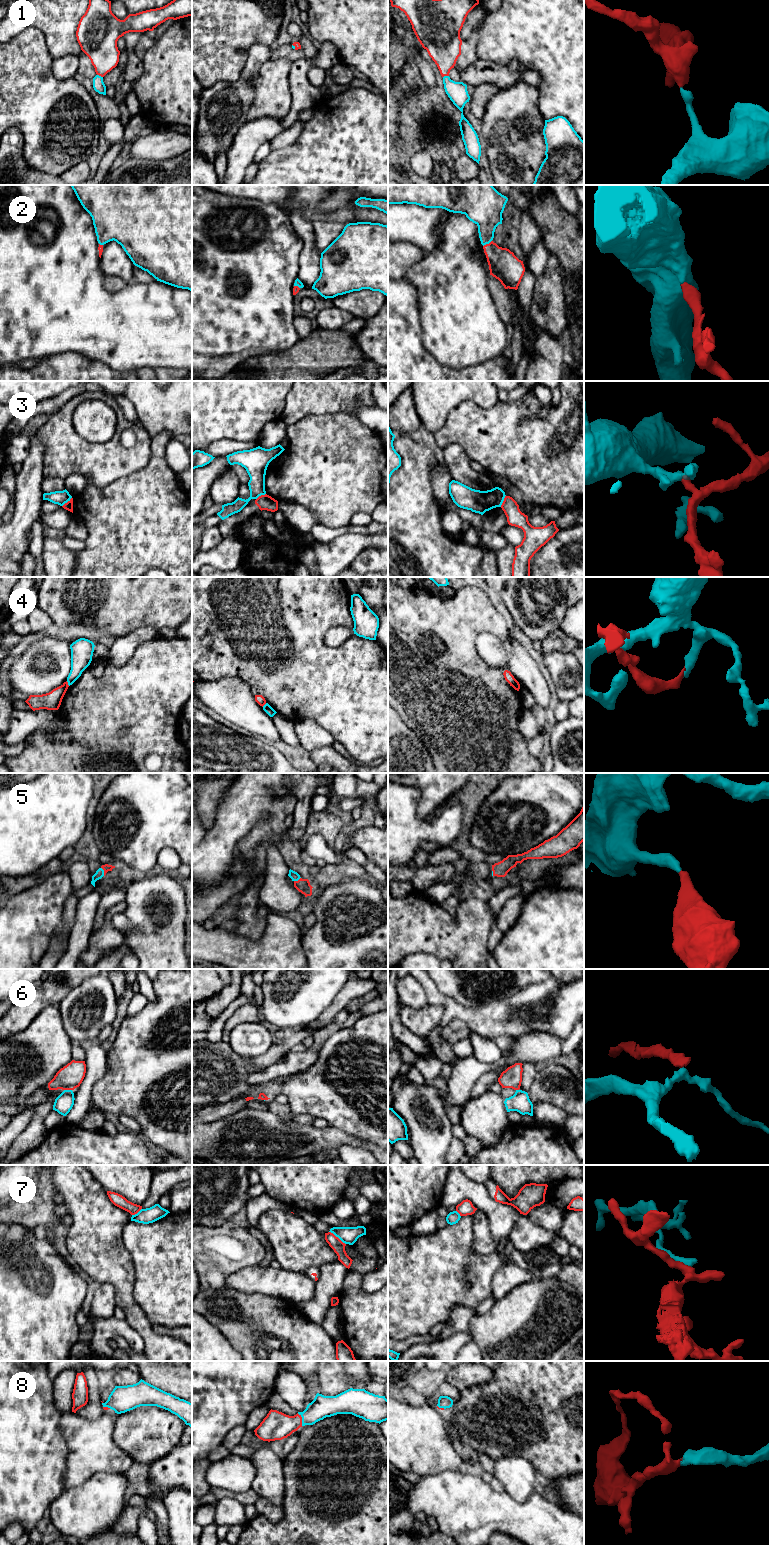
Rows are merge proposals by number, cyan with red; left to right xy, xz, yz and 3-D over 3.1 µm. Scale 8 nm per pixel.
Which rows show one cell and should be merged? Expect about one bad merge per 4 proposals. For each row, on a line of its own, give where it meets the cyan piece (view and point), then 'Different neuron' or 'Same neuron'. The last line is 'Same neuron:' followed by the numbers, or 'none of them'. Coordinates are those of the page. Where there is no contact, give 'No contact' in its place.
1: Touches cyan at xy (100, 76). Same neuron
2: Touches cyan at yz (487, 243). Same neuron
3: Touches cyan at yz (502, 501). Different neuron
4: Touches cyan at xy (68, 683). Different neuron
5: Touches cyan at xy (103, 871). Same neuron
6: Touches cyan at xy (68, 1090). Different neuron
7: Touches cyan at xz (337, 1236). Different neuron
8: Touches cyan at xz (302, 1419). Same neuron
Same neuron: 1, 2, 5, 8

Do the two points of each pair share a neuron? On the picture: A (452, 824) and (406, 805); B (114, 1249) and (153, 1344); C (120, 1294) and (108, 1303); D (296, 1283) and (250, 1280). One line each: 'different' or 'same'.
A: same
B: same
C: different
D: same

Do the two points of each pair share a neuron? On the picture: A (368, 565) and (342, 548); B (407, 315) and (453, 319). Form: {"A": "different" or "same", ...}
{"A": "different", "B": "different"}

